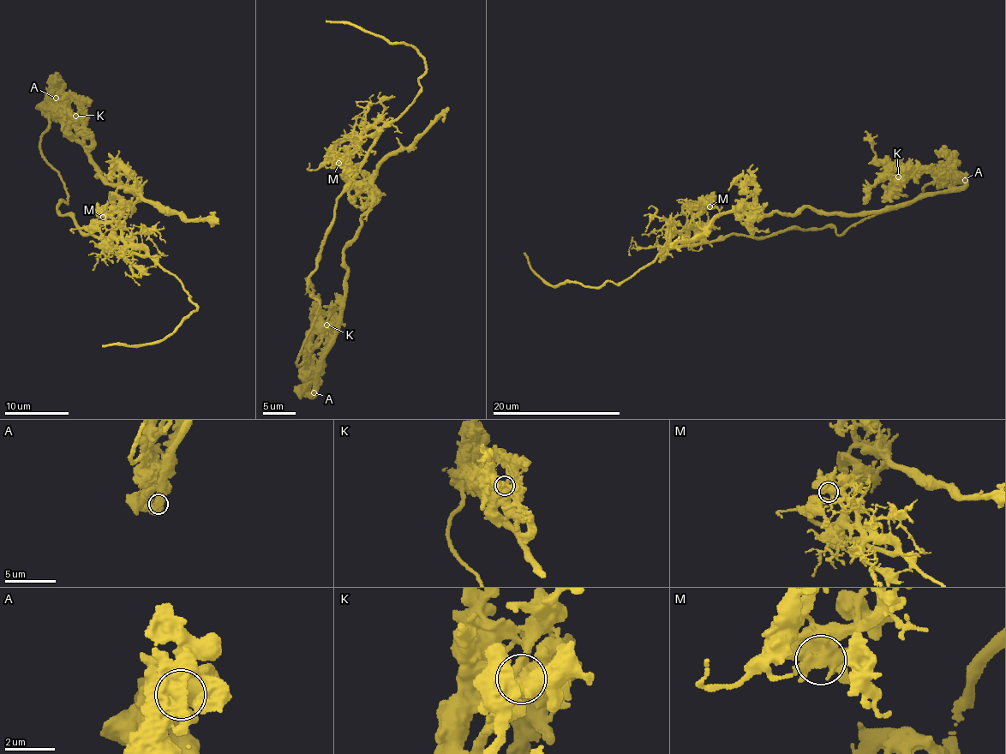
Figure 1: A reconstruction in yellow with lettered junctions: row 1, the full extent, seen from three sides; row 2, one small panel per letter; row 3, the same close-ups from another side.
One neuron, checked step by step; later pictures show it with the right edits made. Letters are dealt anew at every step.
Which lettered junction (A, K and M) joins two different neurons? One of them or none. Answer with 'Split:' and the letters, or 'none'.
Split: K

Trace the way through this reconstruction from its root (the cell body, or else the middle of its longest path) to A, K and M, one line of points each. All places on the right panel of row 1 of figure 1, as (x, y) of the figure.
A: (854, 224), (908, 204), (923, 193), (924, 188), (928, 183), (965, 180)
K: (854, 224), (908, 204), (923, 193), (924, 188), (935, 180), (929, 172), (923, 171), (905, 179), (899, 177)
M: (854, 224), (840, 234), (828, 227), (790, 228), (757, 237), (728, 235), (709, 242), (691, 220), (709, 206)

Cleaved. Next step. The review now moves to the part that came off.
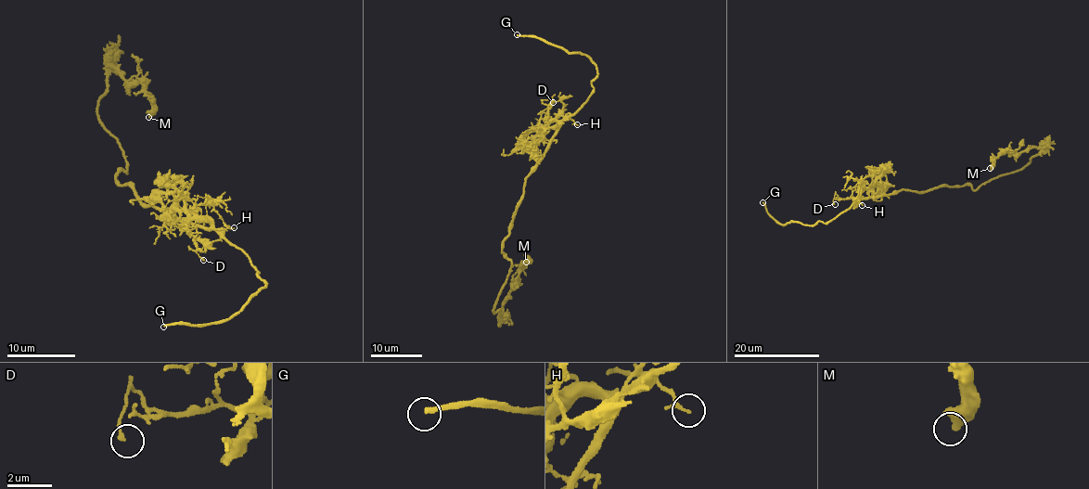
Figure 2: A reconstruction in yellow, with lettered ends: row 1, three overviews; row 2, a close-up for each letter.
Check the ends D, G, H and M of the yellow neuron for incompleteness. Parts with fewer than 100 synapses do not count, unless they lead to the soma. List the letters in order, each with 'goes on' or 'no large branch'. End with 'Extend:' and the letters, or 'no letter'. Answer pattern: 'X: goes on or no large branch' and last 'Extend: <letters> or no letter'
D: no large branch
G: goes on
H: no large branch
M: no large branch
Extend: G

